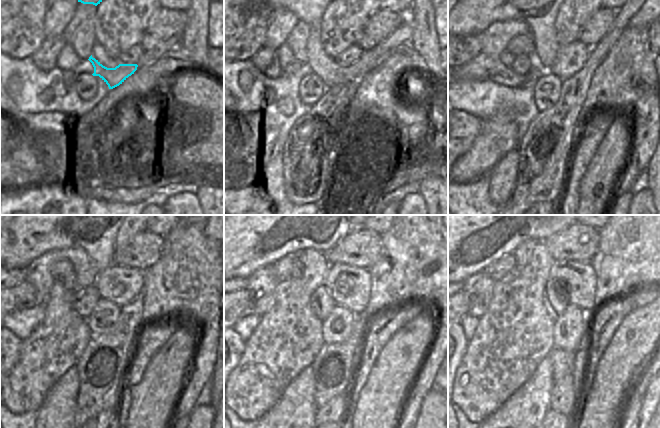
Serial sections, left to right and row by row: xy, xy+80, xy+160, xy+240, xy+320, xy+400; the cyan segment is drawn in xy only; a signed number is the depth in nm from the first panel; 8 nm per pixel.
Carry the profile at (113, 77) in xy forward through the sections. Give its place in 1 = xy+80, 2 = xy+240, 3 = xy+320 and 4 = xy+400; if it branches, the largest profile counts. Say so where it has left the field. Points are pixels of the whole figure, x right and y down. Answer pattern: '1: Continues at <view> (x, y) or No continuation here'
1: Continues at xy+80 (310, 11)
2: Continues at xy+240 (28, 235)
3: Continues at xy+320 (252, 235)
4: Continues at xy+400 (468, 235).

